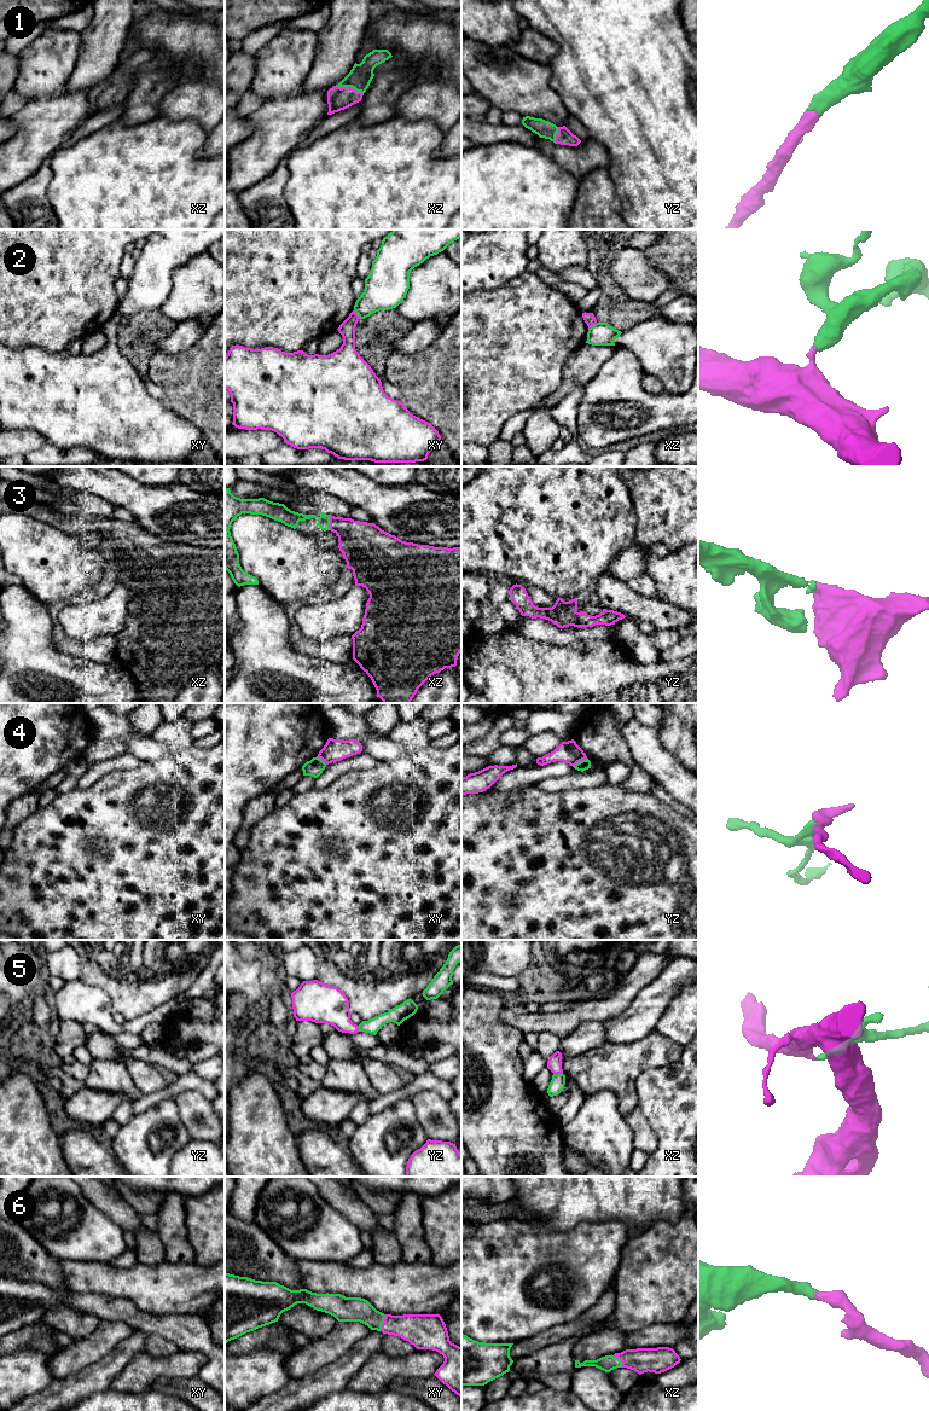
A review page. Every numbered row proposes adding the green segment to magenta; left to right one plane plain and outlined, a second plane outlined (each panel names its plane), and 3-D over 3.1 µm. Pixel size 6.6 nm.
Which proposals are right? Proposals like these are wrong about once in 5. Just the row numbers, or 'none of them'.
1, 3, 5, 6

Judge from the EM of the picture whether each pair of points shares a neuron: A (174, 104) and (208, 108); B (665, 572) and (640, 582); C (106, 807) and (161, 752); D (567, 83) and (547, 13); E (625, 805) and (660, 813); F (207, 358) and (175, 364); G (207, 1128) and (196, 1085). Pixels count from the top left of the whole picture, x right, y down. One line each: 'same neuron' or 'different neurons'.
A: same neuron
B: different neurons
C: different neurons
D: same neuron
E: same neuron
F: same neuron
G: different neurons

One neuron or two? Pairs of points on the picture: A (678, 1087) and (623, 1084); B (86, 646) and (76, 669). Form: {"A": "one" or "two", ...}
{"A": "two", "B": "two"}

